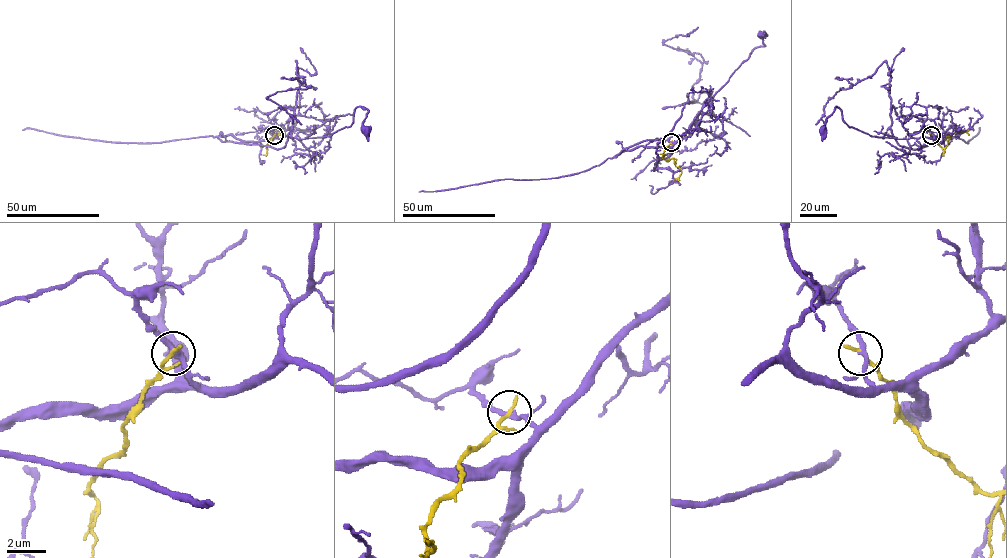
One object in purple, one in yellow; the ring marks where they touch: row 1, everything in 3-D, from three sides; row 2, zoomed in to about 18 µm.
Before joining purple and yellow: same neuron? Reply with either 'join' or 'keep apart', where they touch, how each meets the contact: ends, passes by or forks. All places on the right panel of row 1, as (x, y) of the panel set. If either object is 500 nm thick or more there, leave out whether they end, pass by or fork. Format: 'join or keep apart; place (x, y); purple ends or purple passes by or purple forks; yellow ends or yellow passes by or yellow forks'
keep apart; place (931, 135); purple passes by; yellow ends

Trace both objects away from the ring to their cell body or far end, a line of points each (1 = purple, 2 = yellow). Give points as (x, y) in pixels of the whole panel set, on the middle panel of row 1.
1: (671, 142), (674, 143), (687, 130), (701, 109), (755, 48), (764, 45), (759, 36), (762, 33)
2: (671, 142), (662, 158), (673, 158), (675, 166), (681, 169), (680, 175), (673, 180)

